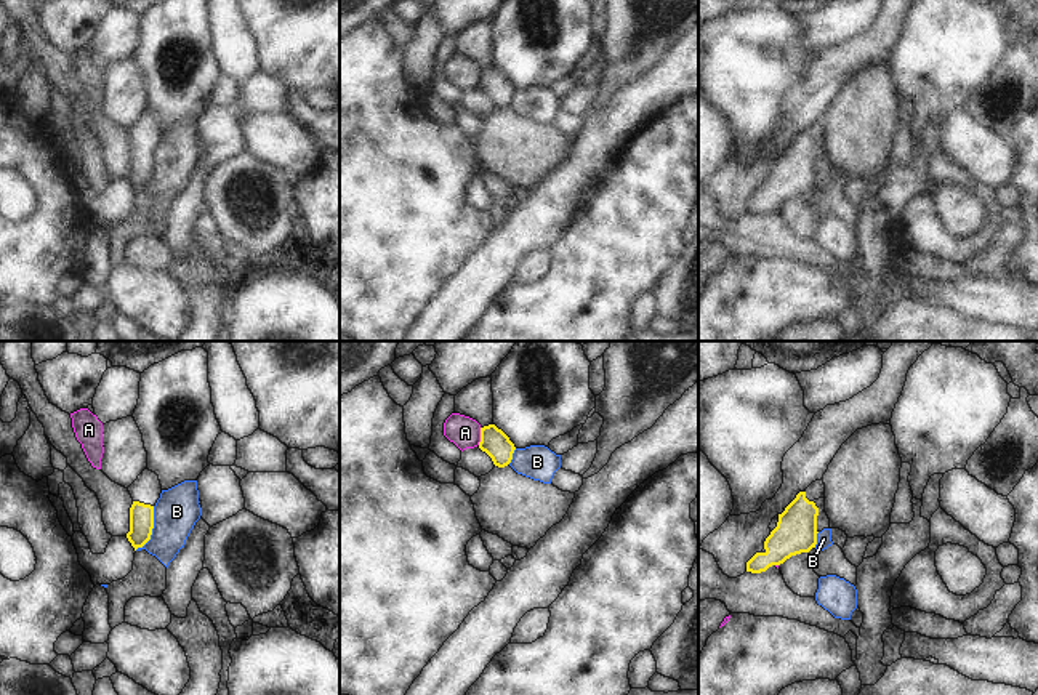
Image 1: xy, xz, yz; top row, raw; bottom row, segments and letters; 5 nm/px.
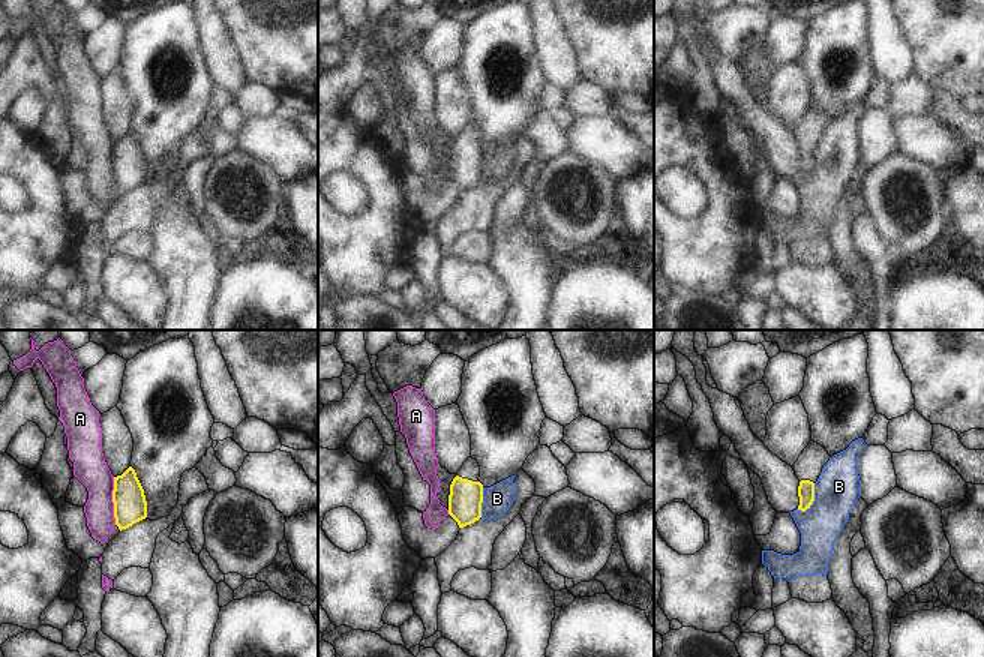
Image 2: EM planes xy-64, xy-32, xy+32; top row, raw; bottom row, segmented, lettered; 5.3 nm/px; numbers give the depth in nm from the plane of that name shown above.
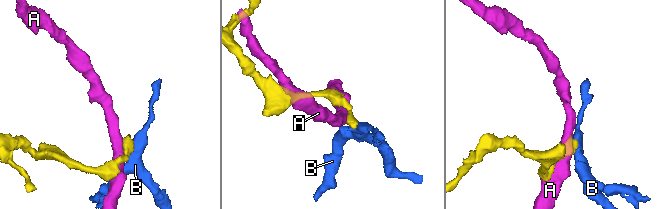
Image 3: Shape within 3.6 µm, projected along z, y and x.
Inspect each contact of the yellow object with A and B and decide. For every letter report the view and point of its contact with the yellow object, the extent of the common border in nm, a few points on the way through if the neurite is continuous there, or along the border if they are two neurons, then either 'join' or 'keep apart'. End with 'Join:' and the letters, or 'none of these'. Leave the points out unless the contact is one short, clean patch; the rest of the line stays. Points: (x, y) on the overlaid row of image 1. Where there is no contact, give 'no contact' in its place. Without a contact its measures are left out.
A: contact xz (481, 436); length 90 nm; keep apart
B: contact xy (151, 530); length 240 nm; border xy (154, 506), (152, 534), (135, 550); keep apart
Join: none of these

